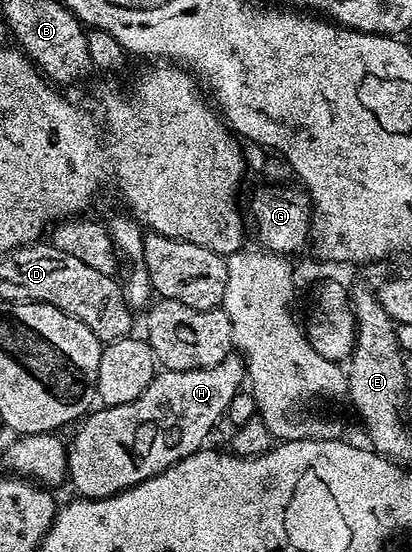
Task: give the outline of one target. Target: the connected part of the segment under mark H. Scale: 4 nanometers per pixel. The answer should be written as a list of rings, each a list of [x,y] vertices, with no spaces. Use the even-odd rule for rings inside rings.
[[[231,354],[206,369],[159,371],[140,398],[124,402],[124,406],[102,406],[99,412],[91,411],[77,425],[78,433],[68,444],[66,466],[69,483],[74,483],[78,491],[75,493],[82,498],[115,496],[197,452],[209,441],[206,439],[218,419],[225,417],[228,402],[247,376],[245,359]]]

